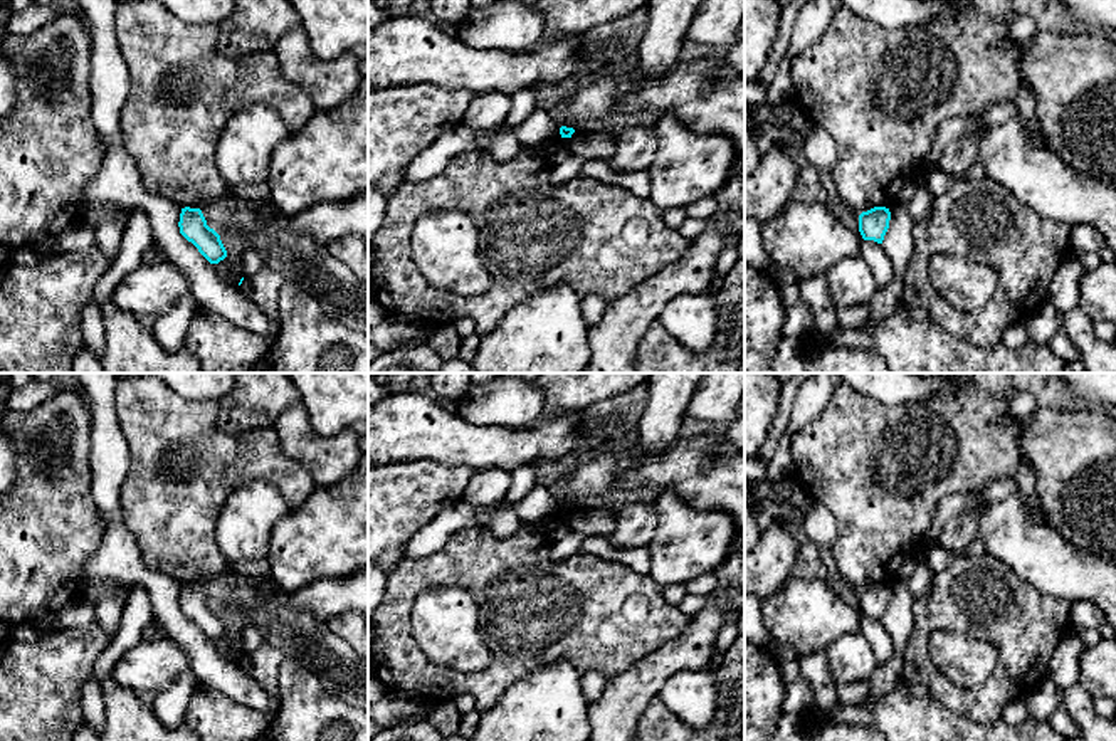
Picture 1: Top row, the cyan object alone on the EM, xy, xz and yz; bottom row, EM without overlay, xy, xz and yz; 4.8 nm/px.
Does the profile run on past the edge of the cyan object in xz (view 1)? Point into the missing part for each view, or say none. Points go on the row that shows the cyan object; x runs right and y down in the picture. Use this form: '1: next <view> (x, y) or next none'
1: next none

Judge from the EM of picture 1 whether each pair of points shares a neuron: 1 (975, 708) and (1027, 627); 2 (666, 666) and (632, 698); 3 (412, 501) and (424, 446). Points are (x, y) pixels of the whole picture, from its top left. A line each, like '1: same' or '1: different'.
1: same
2: same
3: different

